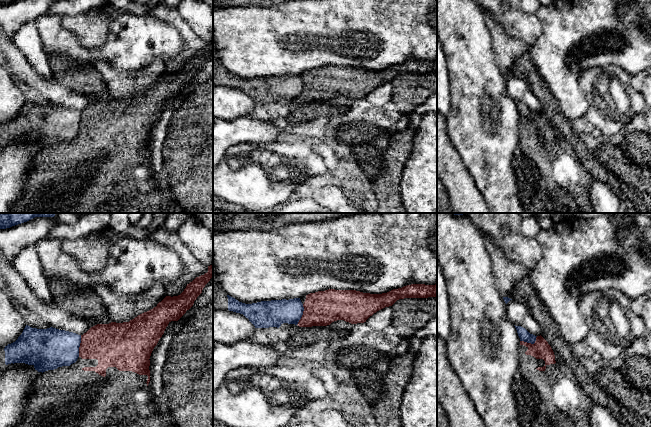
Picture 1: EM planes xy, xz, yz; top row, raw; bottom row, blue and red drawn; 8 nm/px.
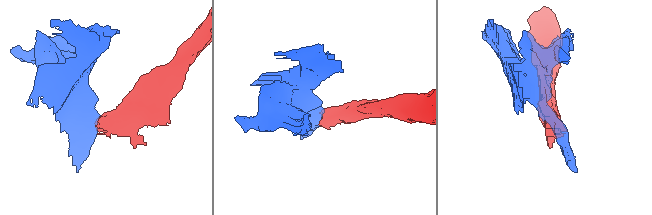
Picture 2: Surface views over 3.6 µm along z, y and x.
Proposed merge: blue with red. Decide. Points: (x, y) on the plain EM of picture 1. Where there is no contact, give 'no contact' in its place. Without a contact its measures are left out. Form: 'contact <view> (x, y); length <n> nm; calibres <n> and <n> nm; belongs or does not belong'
contact xy (79, 122); length 180 nm; calibres 320 and 320 nm; does not belong

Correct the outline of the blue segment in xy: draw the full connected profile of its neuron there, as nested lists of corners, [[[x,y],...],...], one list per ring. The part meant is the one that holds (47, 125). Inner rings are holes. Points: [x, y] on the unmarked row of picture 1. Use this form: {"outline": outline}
{"outline": [[[25,102],[18,115],[0,124],[0,151],[14,139],[33,141],[38,148],[70,142],[79,133],[81,111],[59,106]]]}

